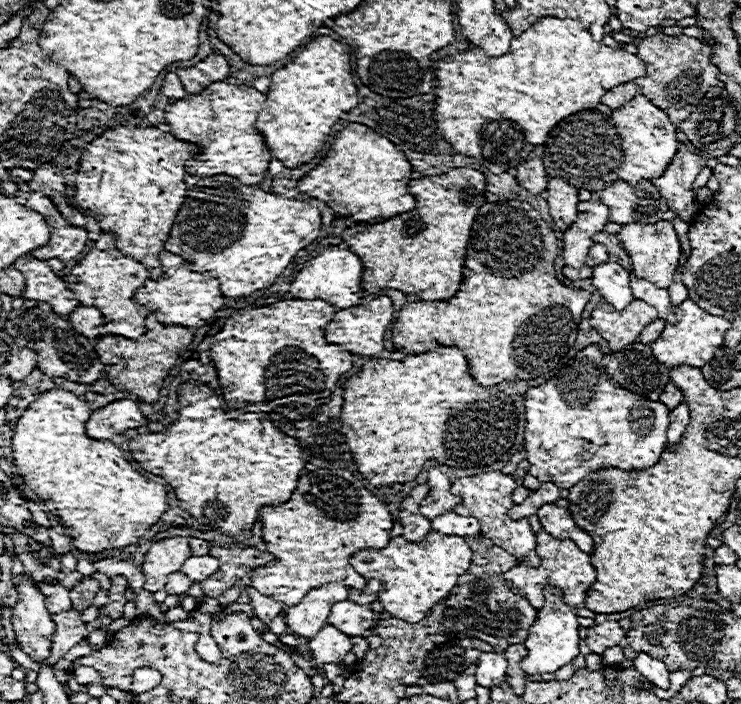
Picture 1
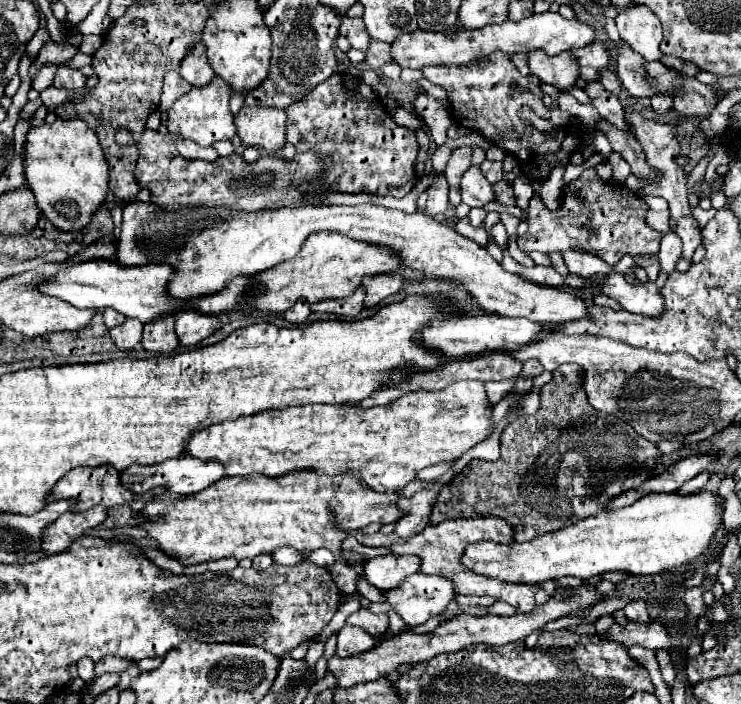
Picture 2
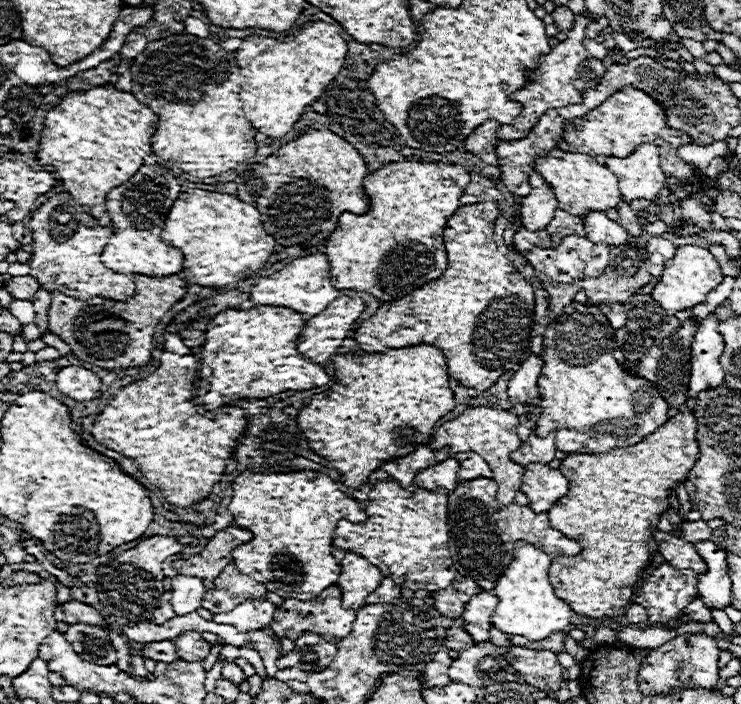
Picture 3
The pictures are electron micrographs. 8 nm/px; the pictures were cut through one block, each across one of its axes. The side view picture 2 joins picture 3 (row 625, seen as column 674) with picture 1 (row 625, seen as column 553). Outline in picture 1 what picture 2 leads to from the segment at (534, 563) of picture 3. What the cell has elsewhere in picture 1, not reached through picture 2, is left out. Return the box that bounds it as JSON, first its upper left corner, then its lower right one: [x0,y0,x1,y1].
[520,588,580,674]

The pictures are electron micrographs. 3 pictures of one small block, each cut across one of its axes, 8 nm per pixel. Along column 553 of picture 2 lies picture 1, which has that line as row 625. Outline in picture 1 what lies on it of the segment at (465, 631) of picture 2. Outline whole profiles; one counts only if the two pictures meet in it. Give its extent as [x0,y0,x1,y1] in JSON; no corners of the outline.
[586,622,626,654]

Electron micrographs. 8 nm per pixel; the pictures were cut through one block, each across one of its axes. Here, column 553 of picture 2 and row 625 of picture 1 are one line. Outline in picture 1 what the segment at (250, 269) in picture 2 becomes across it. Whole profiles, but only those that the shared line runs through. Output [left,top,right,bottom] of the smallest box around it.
[284,582,348,638]

